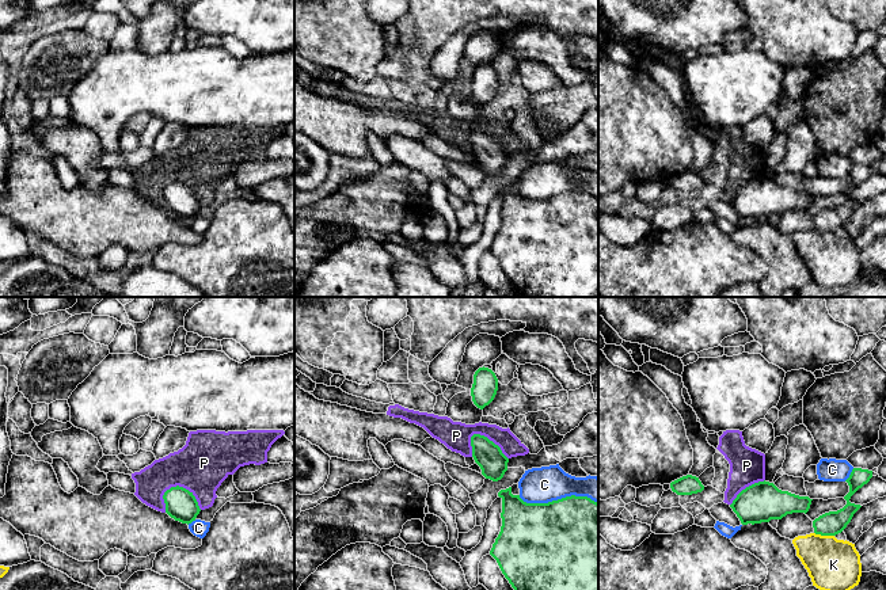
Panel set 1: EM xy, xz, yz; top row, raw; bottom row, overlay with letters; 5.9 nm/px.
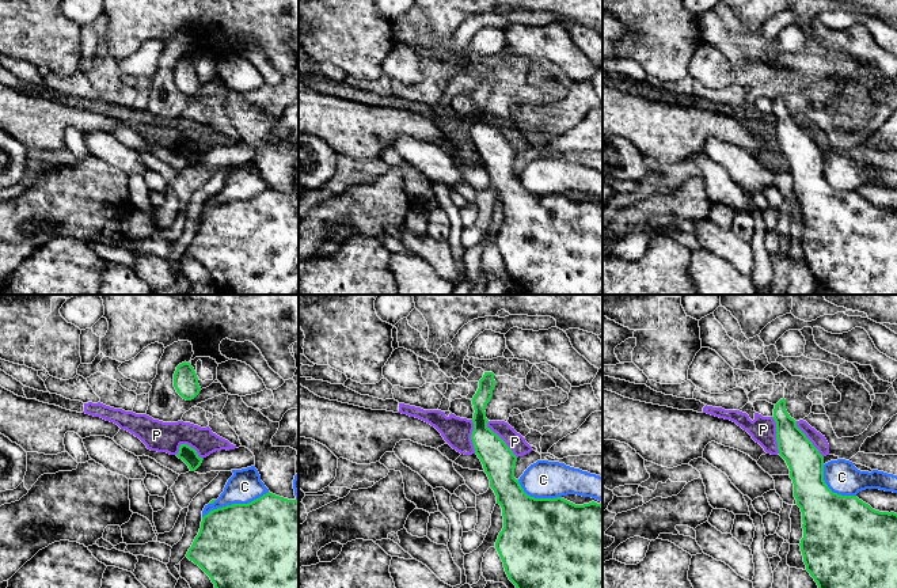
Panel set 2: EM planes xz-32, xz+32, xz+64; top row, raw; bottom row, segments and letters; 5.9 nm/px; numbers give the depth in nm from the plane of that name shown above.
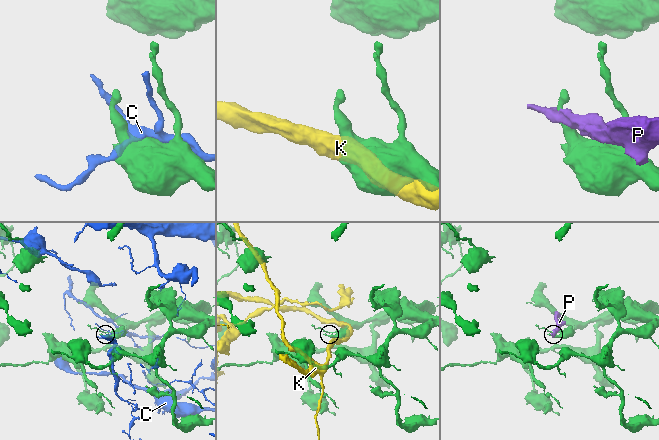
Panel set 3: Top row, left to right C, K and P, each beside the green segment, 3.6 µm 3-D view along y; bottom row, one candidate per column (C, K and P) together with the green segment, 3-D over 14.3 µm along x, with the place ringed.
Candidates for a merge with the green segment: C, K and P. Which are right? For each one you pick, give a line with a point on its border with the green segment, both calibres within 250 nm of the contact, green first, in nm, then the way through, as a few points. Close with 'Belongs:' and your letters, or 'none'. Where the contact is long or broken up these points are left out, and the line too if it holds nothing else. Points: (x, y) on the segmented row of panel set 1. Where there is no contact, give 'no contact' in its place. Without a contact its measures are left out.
Belongs: none

